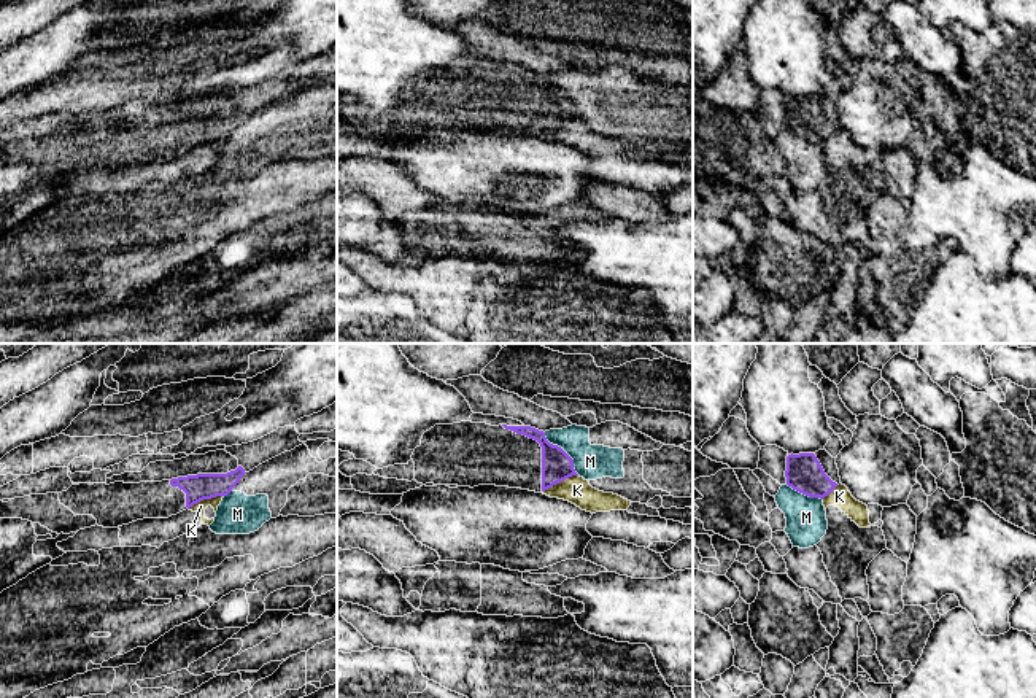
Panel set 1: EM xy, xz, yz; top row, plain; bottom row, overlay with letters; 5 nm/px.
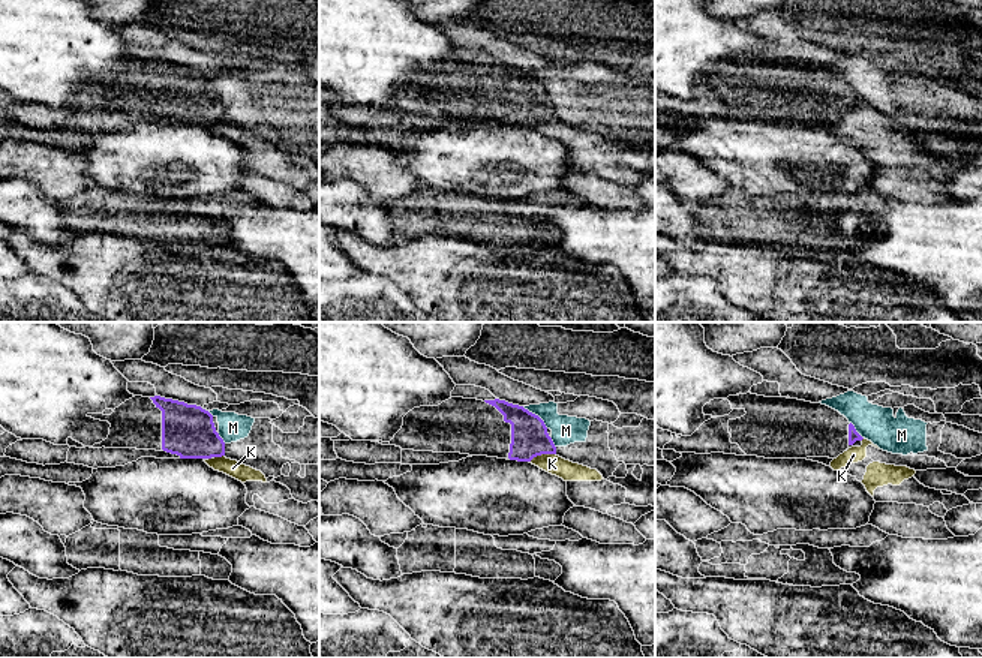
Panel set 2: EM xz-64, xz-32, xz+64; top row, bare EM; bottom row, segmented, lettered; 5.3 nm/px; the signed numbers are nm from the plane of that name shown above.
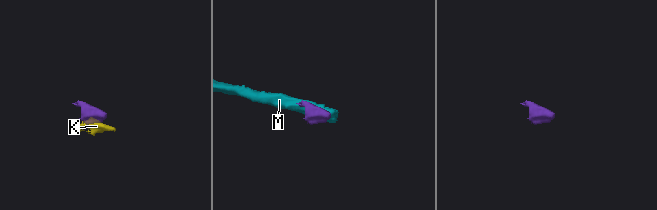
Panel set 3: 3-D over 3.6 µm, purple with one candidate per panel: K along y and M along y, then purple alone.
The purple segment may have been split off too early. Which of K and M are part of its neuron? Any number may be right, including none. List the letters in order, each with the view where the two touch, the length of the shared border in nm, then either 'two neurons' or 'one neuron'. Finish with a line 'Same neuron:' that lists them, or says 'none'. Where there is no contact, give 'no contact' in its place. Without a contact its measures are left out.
K: xz | 200 nm | two neurons
M: xz | 280 nm | two neurons
Same neuron: none

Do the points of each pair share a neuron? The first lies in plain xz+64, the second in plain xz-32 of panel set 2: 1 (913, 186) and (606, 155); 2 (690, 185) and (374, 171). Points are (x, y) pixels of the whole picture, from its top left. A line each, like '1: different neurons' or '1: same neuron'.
1: different neurons
2: same neuron

